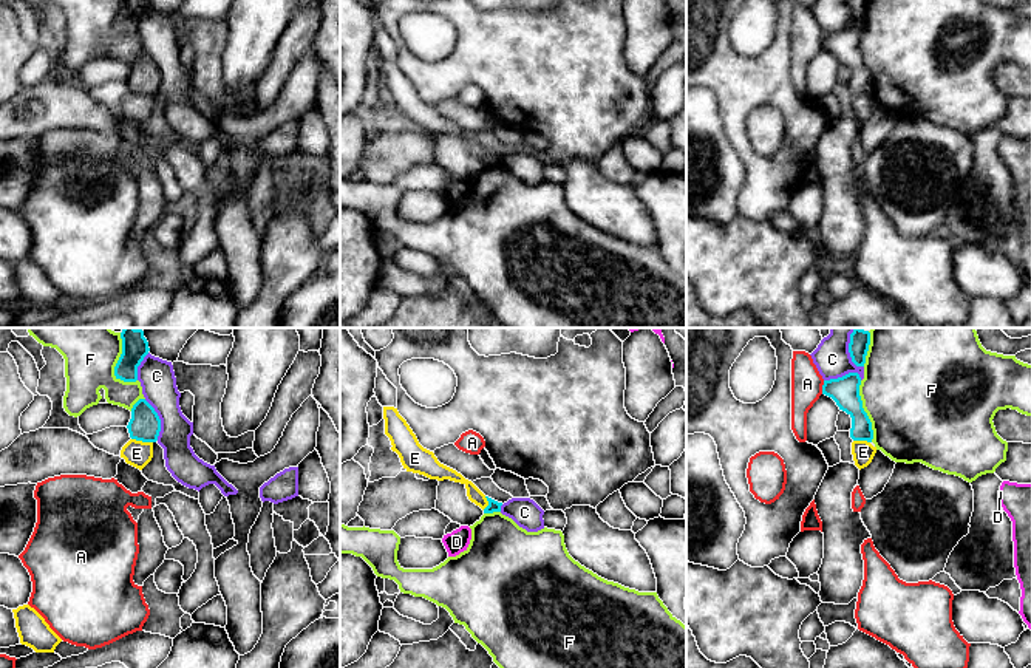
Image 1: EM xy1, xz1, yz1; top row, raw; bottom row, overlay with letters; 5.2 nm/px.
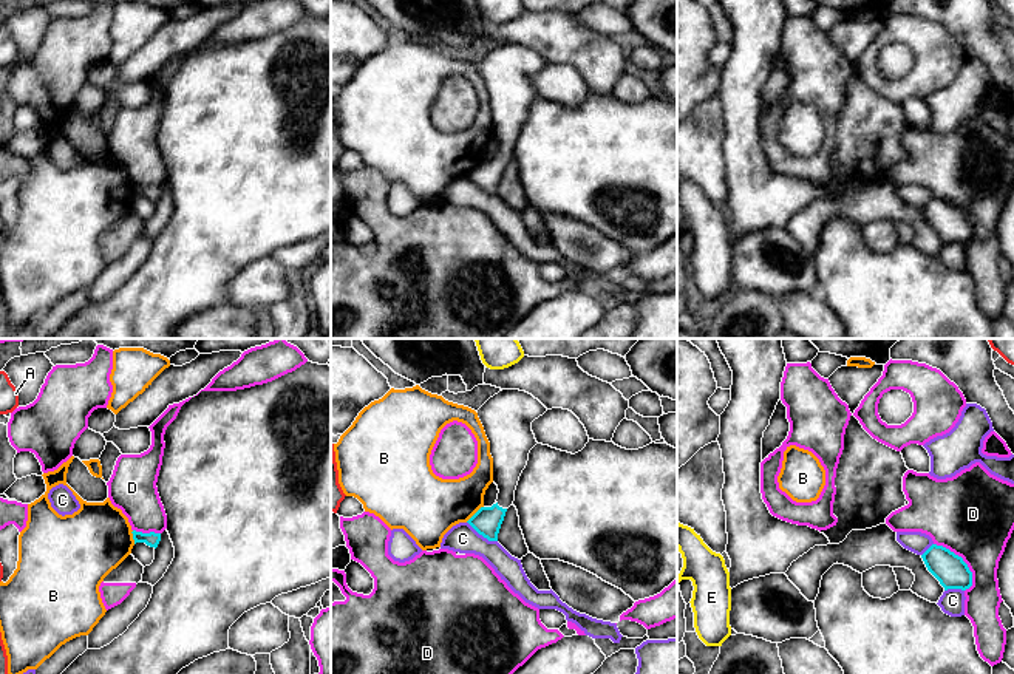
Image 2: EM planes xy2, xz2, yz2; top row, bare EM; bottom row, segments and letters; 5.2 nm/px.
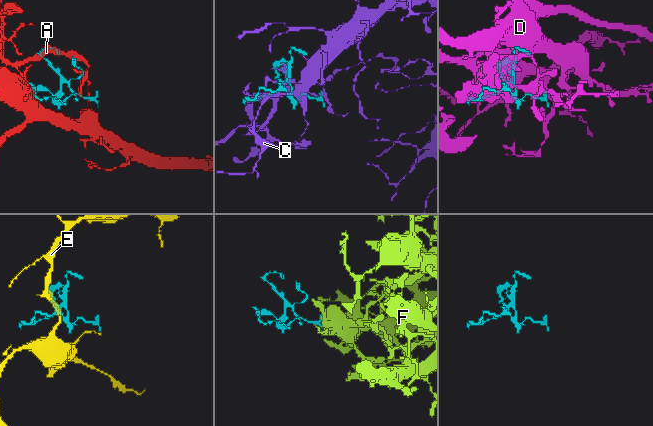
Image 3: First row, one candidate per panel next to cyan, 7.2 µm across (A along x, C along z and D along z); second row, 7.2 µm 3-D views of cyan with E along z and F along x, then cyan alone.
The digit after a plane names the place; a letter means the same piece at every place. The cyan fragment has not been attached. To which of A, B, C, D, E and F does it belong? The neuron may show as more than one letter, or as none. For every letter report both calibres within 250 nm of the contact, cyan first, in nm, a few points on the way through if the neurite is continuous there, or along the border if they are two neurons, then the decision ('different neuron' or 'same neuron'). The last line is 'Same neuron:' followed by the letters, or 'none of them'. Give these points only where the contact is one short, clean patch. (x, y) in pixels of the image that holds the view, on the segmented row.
A: calibres 150 and 160 nm; different neuron
B: calibres 150 and 320 nm; different neuron
C: calibres 160 and 190 nm; different neuron
D: calibres 170 and 440 nm; different neuron
E: calibres 160 and 140 nm; border xy1 (132, 438), (152, 443); different neuron
F: calibres 140 and 300 nm; different neuron
Same neuron: none of them

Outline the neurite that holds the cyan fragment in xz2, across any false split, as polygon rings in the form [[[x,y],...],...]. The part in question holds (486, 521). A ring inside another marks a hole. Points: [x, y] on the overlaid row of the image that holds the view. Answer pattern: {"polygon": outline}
{"polygon": [[[502,390],[476,411],[490,442],[493,482],[499,493],[492,507],[481,507],[467,523],[488,541],[498,541],[529,453],[538,444],[532,422],[546,411],[538,399],[519,390]]]}

